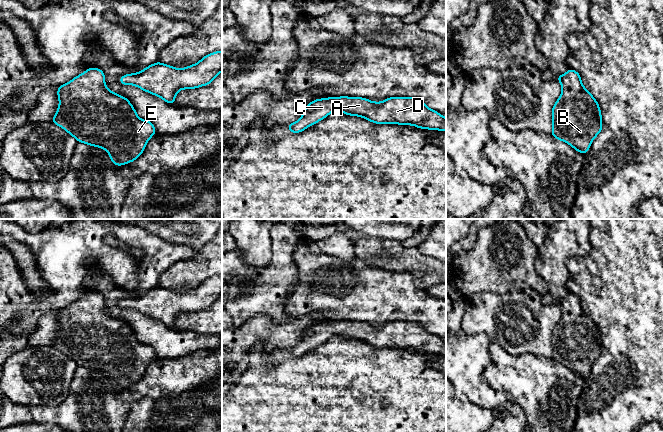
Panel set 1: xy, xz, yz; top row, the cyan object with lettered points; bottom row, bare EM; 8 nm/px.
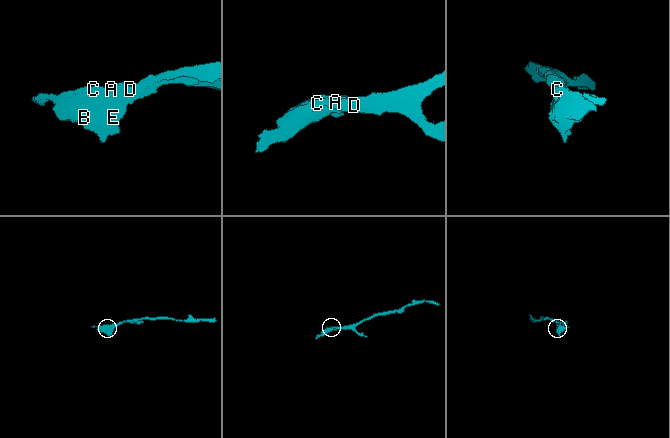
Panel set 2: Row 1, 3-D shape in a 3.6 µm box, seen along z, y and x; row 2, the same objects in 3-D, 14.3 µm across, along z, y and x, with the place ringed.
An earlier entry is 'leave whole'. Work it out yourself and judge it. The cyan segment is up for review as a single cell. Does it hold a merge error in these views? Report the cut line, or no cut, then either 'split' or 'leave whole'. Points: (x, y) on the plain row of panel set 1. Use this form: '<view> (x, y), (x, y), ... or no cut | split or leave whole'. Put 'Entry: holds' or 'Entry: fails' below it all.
no cut | leave whole
Entry: holds

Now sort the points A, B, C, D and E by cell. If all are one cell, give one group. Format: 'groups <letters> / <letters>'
groups A B C D E

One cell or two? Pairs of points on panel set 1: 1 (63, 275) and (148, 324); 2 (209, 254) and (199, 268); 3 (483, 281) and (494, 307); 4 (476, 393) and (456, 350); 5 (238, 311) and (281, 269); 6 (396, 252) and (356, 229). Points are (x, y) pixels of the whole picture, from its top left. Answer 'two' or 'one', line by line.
1: two
2: one
3: two
4: one
5: one
6: two

